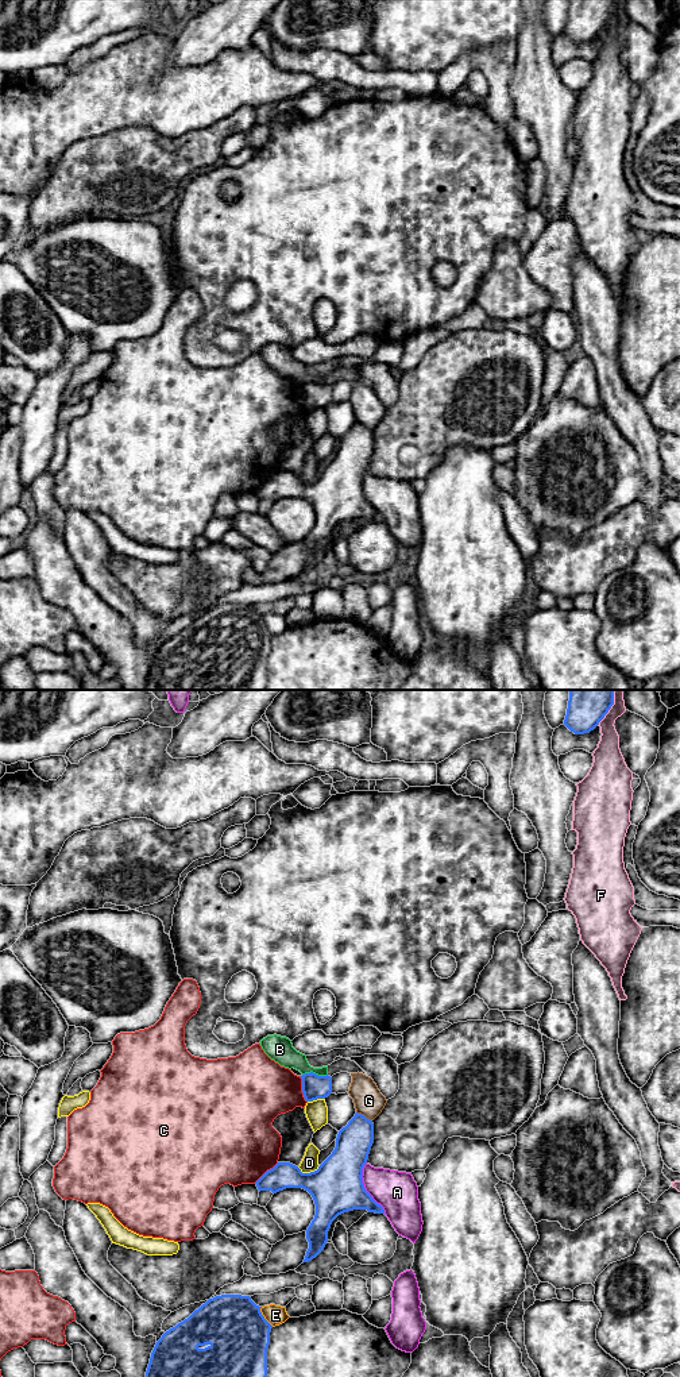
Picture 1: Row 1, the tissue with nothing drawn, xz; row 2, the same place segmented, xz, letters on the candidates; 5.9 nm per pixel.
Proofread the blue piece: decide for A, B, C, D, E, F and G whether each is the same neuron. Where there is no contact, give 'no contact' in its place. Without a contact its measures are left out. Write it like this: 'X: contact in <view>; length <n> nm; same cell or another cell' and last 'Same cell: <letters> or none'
A: contact in xz; length 340 nm; another cell
B: contact in xz; length 150 nm; another cell
C: contact in xz; length 170 nm; another cell
D: contact in xz; length 140 nm; another cell
E: contact in xz; length 140 nm; another cell
F: contact in xz; length 240 nm; another cell
G: contact in xz; length 110 nm; another cell
Same cell: none

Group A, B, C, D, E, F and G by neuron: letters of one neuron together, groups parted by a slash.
A / B / C / D / E / F / G

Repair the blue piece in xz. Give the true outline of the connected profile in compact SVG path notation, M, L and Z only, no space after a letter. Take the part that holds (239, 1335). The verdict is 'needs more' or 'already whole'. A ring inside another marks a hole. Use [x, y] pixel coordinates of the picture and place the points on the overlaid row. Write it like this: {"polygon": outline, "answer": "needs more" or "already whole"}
{"polygon": "M250 1296L209 1299L157 1342L146 1377L267 1377L273 1326Z", "answer": "already whole"}

